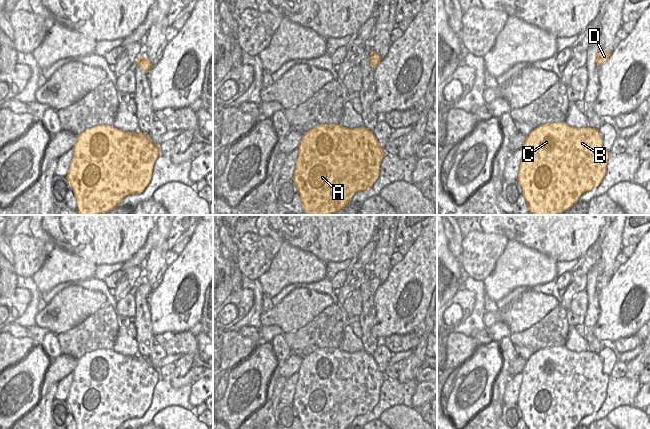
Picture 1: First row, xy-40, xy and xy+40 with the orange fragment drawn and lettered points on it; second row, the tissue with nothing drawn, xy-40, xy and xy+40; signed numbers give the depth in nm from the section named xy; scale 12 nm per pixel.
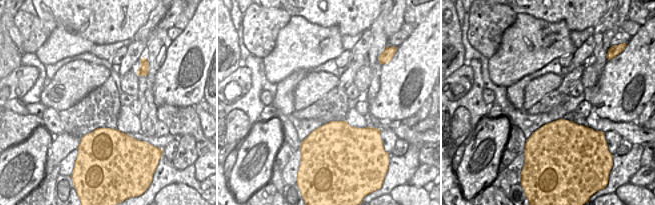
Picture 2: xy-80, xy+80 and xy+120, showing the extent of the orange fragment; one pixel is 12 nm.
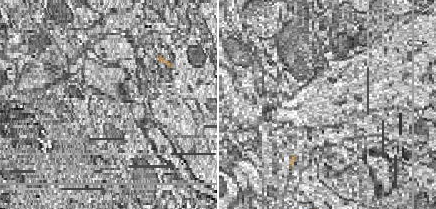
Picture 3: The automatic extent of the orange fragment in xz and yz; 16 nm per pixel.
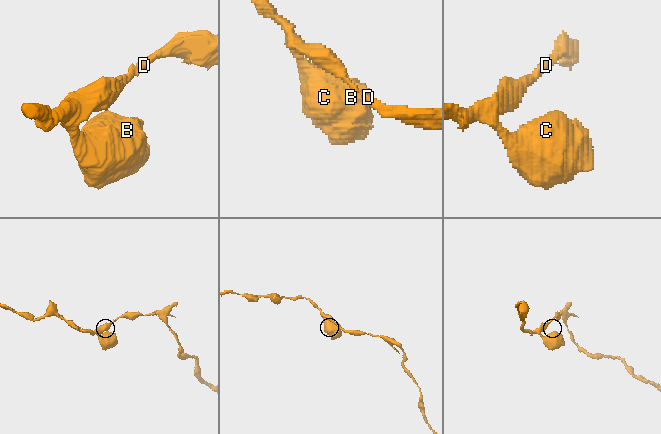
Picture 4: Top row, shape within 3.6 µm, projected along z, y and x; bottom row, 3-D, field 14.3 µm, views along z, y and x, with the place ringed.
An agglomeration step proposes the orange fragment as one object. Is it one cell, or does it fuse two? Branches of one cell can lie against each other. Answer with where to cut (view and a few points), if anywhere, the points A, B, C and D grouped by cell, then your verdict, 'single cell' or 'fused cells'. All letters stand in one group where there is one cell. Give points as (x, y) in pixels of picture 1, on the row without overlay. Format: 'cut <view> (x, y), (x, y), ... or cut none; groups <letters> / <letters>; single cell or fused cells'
cut none; groups A B C D; single cell

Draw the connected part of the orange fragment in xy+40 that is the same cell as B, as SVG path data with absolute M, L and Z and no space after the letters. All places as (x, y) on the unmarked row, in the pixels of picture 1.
M565 346L538 350L521 373L517 405L528 429L576 428L582 418L601 408L610 378L602 370L598 353L569 351Z

